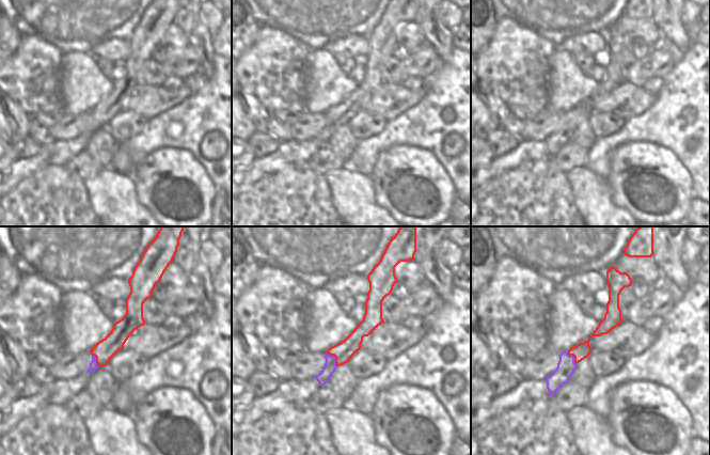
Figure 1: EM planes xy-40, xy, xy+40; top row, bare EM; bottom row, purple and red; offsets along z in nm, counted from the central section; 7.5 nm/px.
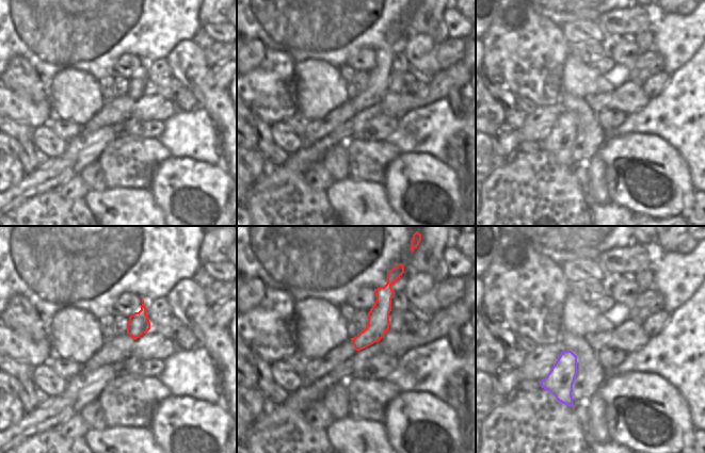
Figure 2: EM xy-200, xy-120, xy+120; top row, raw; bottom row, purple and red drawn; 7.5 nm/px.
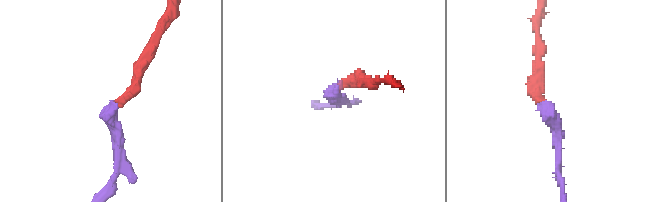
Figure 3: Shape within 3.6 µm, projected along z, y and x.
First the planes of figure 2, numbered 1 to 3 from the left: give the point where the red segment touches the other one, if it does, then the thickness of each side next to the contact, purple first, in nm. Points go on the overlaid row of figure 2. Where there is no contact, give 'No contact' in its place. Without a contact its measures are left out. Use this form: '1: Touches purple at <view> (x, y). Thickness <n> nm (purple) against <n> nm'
1: No contact
2: No contact
3: No contact

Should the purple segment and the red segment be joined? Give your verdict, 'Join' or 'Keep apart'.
Keep apart

